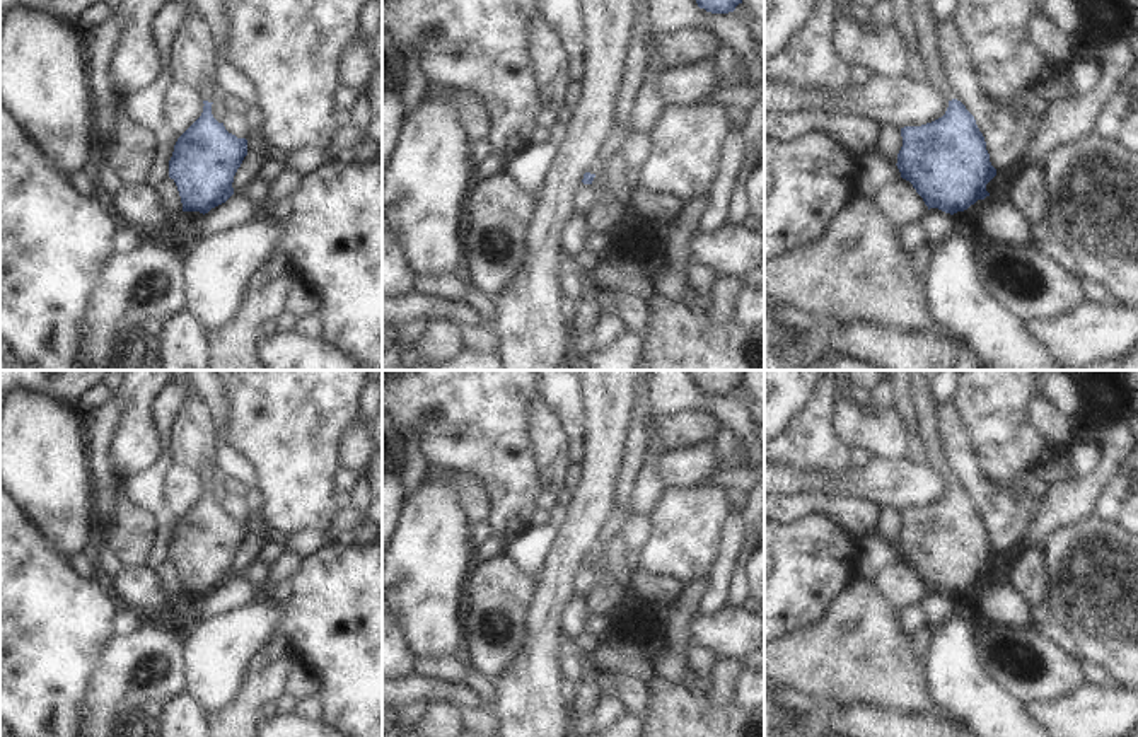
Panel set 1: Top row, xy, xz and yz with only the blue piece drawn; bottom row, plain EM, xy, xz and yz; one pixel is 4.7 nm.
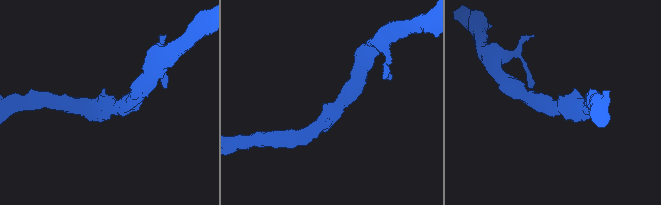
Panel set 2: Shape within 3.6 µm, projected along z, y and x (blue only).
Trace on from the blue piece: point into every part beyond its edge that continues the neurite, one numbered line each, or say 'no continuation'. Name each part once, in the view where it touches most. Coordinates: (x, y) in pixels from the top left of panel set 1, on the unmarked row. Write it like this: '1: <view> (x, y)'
1: yz (927, 412)

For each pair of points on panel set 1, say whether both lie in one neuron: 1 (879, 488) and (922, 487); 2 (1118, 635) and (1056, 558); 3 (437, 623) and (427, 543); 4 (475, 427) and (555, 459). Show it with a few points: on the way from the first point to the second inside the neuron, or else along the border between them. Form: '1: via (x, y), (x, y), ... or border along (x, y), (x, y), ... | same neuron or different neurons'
1: via (889, 487), (911, 487) | same neuron
2: via (1114, 616), (1075, 577) | same neuron
3: via (429, 603), (427, 563) | same neuron
4: border along (528, 412), (529, 444), (541, 488) | different neurons

